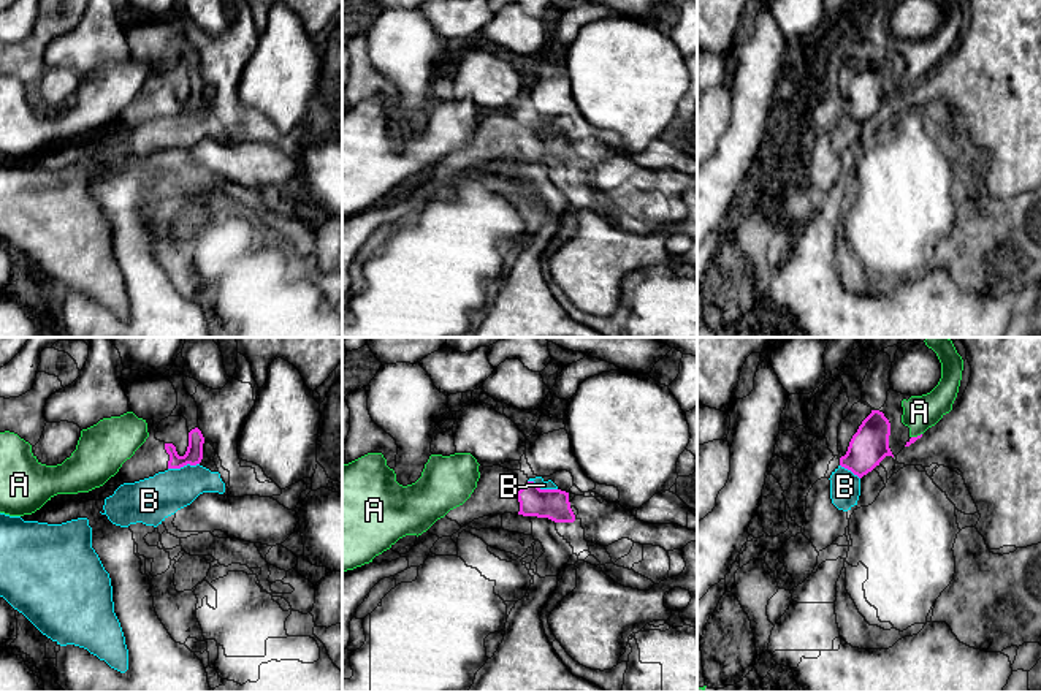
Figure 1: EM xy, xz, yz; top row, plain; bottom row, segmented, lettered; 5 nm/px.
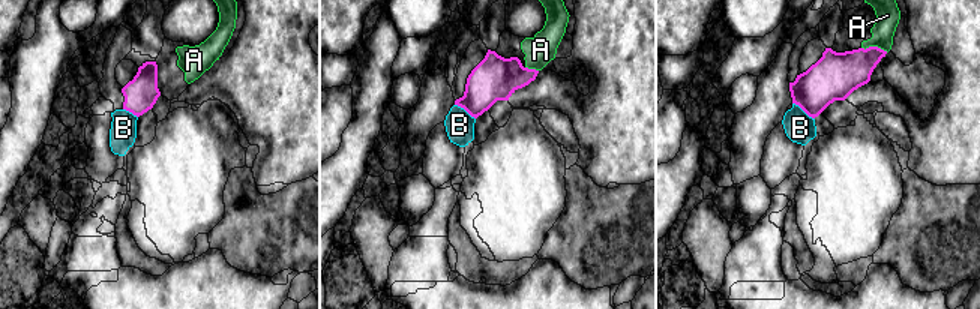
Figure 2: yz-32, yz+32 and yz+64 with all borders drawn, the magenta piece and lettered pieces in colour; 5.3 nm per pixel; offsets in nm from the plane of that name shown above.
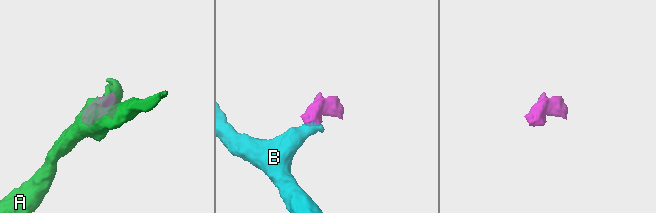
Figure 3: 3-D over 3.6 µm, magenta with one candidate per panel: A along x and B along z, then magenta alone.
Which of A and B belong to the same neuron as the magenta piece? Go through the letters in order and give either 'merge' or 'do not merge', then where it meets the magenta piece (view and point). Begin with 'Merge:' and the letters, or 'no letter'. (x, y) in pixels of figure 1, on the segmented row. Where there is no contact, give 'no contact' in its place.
Merge: no letter
A: do not merge; contact yz (918, 436)
B: do not merge; contact xy (183, 466)

